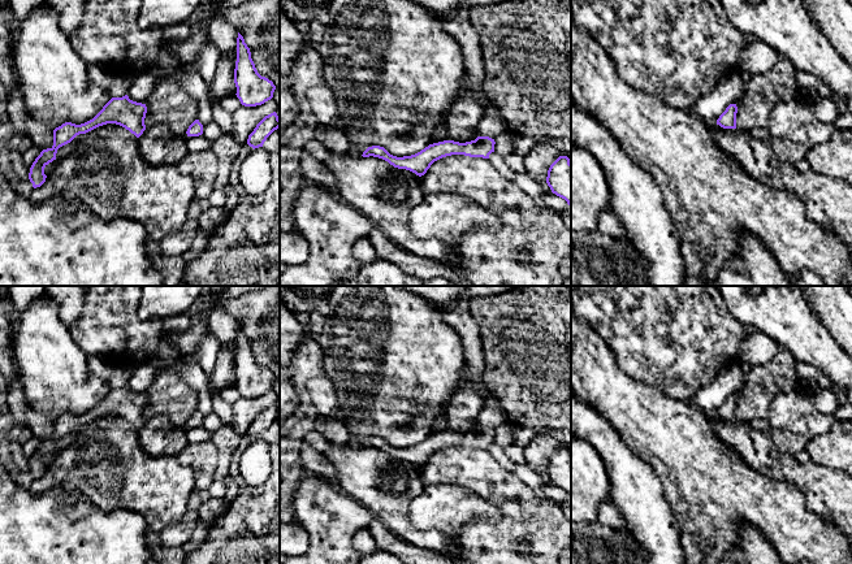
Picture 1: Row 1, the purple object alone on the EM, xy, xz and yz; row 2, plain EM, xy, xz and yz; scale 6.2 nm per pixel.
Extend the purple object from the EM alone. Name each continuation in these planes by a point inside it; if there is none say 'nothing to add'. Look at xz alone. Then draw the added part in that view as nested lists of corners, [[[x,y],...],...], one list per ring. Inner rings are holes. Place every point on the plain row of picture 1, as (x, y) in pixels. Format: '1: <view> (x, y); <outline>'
nothing to add

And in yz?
nothing to add

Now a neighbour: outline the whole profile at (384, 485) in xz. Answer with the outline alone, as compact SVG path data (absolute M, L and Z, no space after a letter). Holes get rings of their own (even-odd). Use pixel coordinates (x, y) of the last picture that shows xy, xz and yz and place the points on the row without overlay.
M330 444L325 456L336 469L334 483L342 493L371 511L397 537L416 547L449 554L441 532L421 532L410 522L410 503L425 486L419 467L373 447Z

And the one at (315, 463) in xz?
M303 443L299 450L299 459L306 474L325 477L330 482L336 482L336 469L329 463L325 454L316 451L307 443Z

